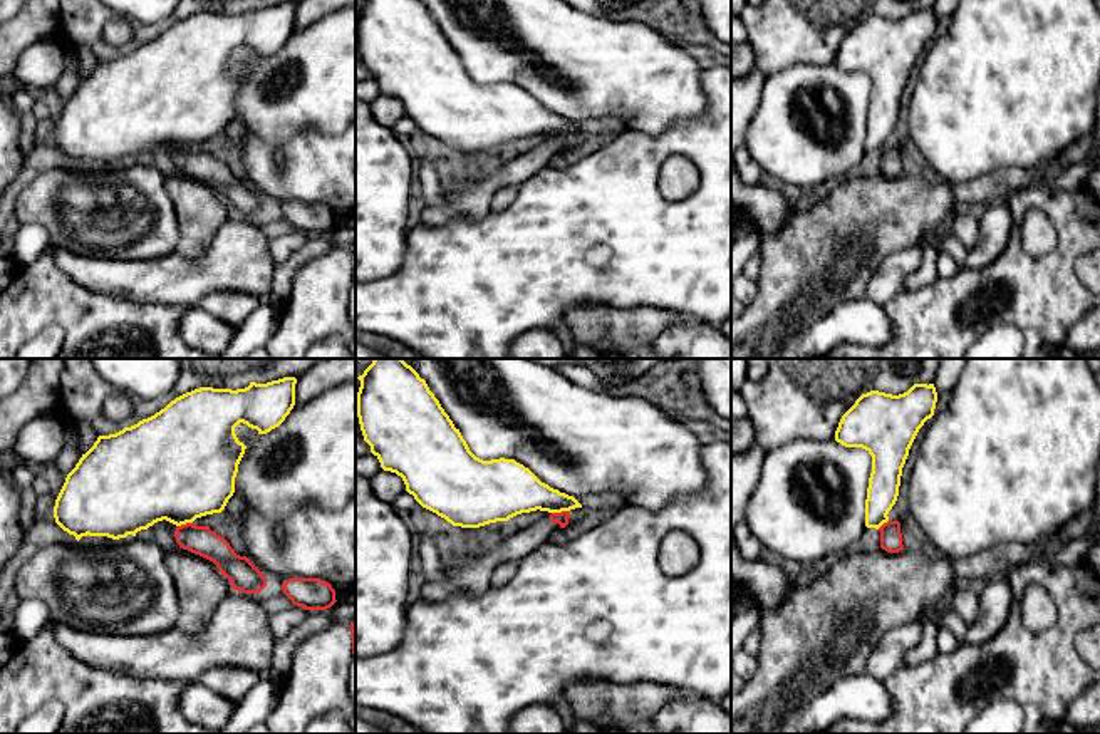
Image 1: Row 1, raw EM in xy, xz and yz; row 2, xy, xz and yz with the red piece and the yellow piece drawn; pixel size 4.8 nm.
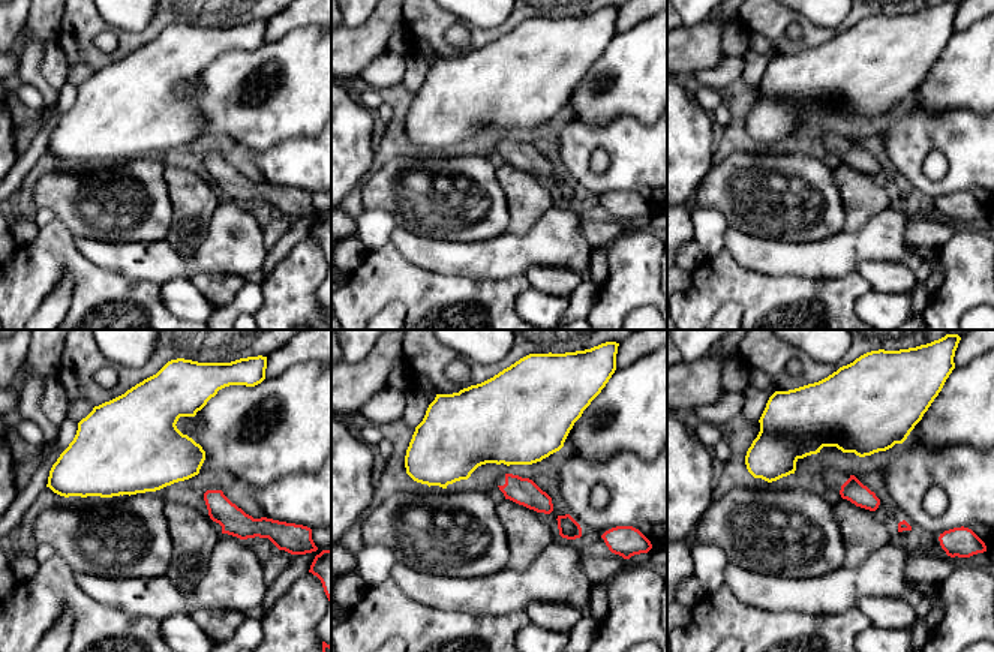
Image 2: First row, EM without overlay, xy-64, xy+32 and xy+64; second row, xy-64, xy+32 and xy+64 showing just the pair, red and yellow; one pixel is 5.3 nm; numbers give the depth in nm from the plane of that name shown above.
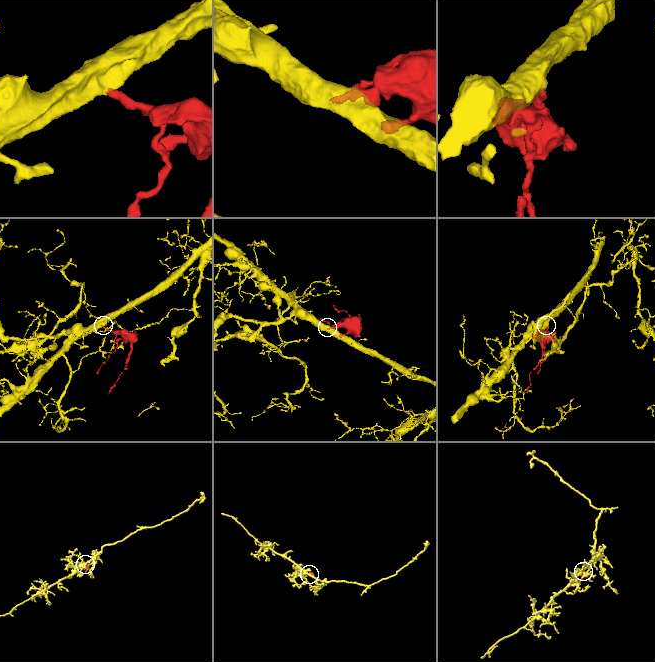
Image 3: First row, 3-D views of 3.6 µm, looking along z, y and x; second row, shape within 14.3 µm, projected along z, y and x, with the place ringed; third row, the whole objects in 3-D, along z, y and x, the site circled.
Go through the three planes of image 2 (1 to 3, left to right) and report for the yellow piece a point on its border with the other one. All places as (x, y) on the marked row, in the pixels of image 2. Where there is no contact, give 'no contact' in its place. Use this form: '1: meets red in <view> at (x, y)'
1: no contact
2: no contact
3: no contact

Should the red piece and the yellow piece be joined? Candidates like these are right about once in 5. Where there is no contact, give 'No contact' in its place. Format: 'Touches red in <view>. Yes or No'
Touches red in xy. No

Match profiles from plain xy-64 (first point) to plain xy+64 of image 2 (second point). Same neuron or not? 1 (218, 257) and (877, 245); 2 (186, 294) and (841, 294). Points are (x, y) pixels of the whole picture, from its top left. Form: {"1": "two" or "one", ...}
{"1": "one", "2": "two"}

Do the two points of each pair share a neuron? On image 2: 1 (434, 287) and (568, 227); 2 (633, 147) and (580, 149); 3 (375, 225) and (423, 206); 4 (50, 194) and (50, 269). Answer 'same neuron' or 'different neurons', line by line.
1: different neurons
2: same neuron
3: different neurons
4: different neurons

